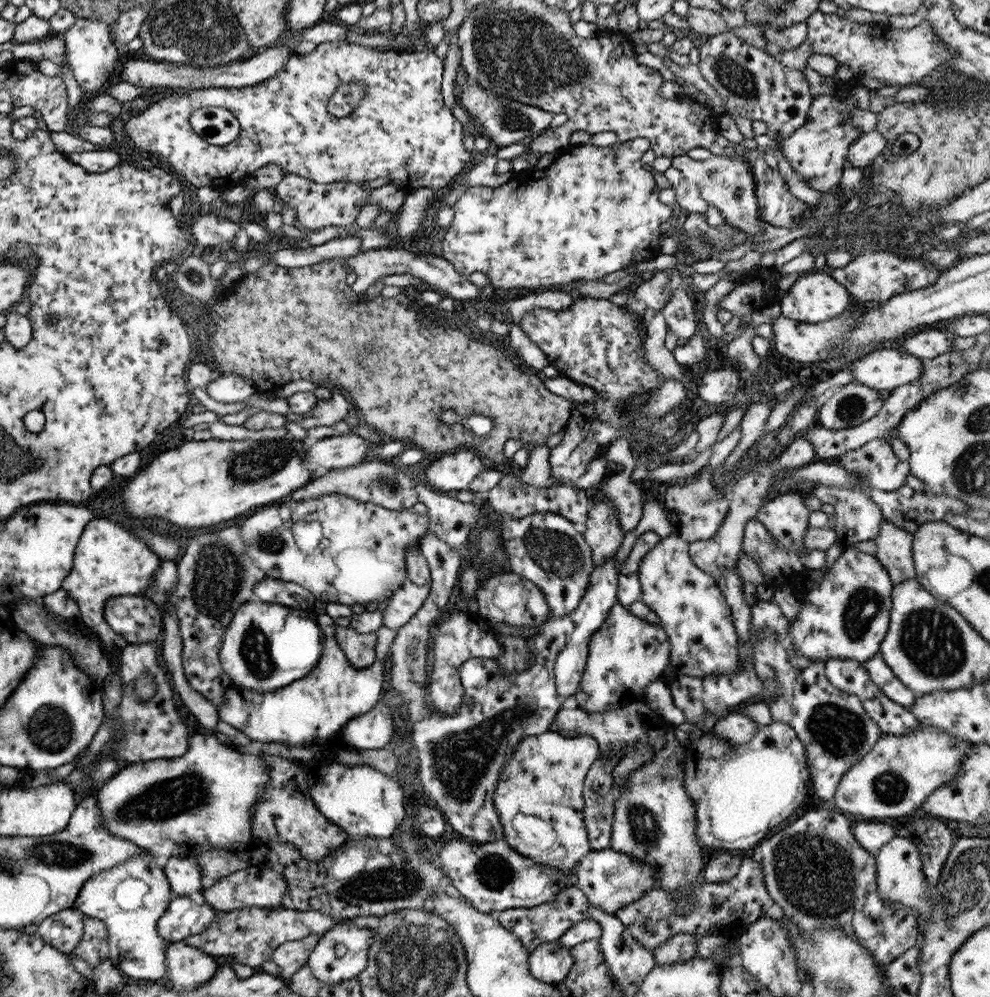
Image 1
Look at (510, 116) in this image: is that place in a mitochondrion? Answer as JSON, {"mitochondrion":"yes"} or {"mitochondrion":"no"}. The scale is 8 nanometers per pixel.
{"mitochondrion":"yes"}

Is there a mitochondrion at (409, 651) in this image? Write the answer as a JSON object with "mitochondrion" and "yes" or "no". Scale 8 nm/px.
{"mitochondrion":"yes"}

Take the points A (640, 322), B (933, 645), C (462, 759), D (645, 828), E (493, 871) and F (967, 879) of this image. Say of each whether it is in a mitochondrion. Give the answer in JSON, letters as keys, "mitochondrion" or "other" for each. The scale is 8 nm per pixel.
{"A":"other","B":"mitochondrion","C":"mitochondrion","D":"mitochondrion","E":"mitochondrion","F":"mitochondrion"}

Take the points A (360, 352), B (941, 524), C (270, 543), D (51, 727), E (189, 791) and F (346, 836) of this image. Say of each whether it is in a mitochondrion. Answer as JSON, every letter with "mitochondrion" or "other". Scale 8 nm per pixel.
{"A":"mitochondrion","B":"other","C":"mitochondrion","D":"mitochondrion","E":"mitochondrion","F":"other"}

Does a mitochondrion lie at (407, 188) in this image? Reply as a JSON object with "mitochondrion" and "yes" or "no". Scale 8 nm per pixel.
{"mitochondrion":"no"}

